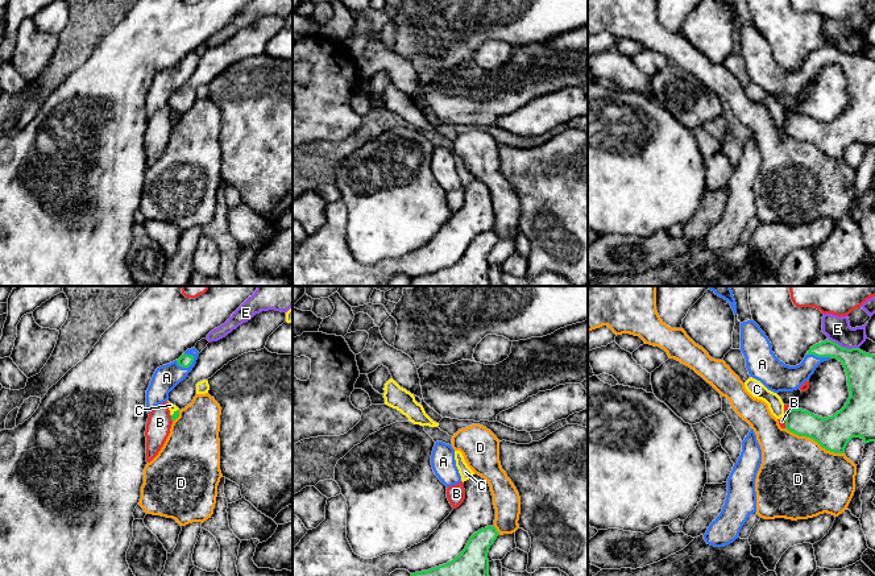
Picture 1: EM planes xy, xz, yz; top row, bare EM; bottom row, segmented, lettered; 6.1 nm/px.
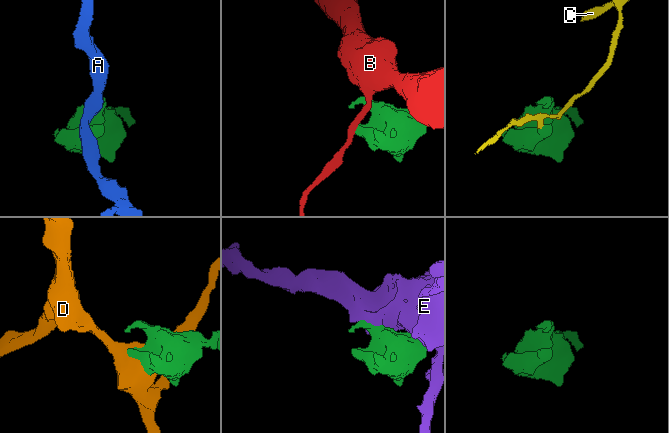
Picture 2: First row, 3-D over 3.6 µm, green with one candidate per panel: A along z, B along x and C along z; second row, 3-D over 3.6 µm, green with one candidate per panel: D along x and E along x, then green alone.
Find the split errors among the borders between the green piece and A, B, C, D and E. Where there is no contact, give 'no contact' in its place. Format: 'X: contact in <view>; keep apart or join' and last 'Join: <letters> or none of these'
A: contact in xy; join
B: contact in yz; keep apart
C: contact in xy; keep apart
D: contact in yz; keep apart
E: contact in yz; keep apart
Join: A

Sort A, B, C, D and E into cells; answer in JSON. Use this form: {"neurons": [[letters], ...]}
{"neurons": [["A"], ["B"], ["C"], ["D"], ["E"]]}

